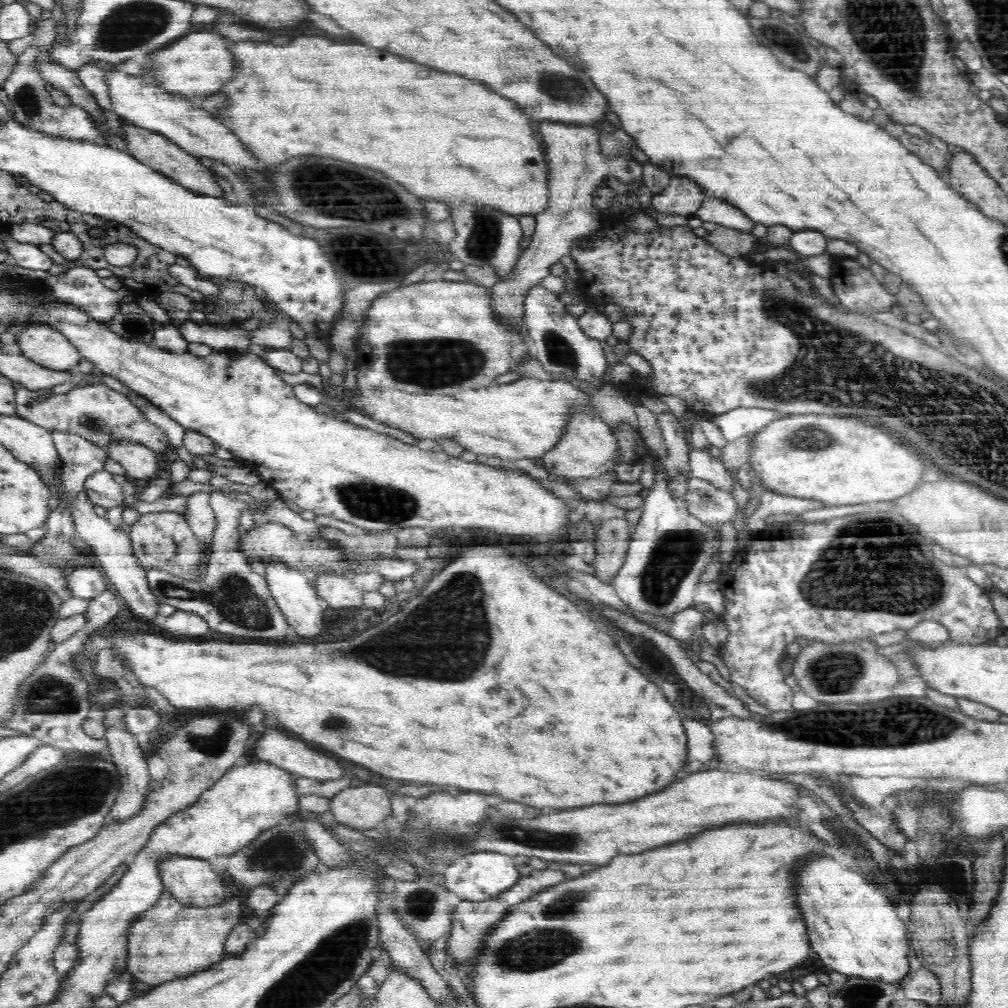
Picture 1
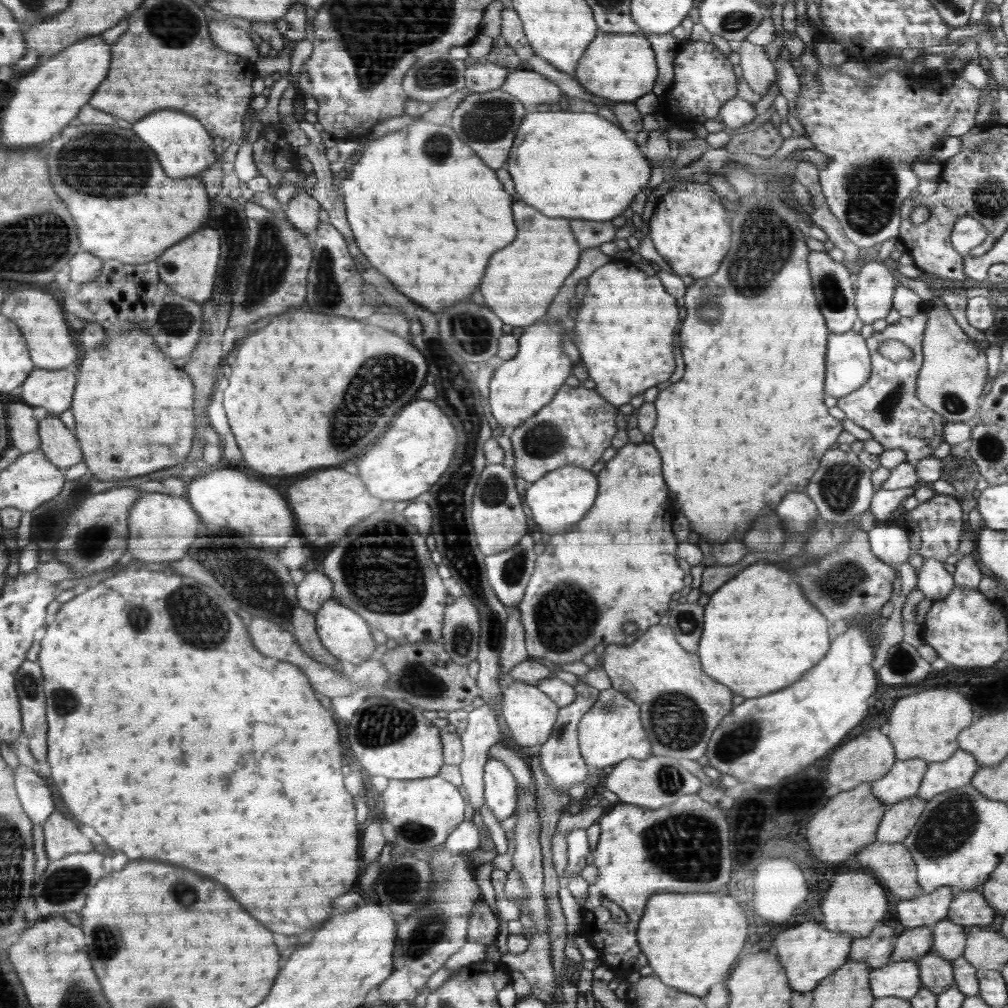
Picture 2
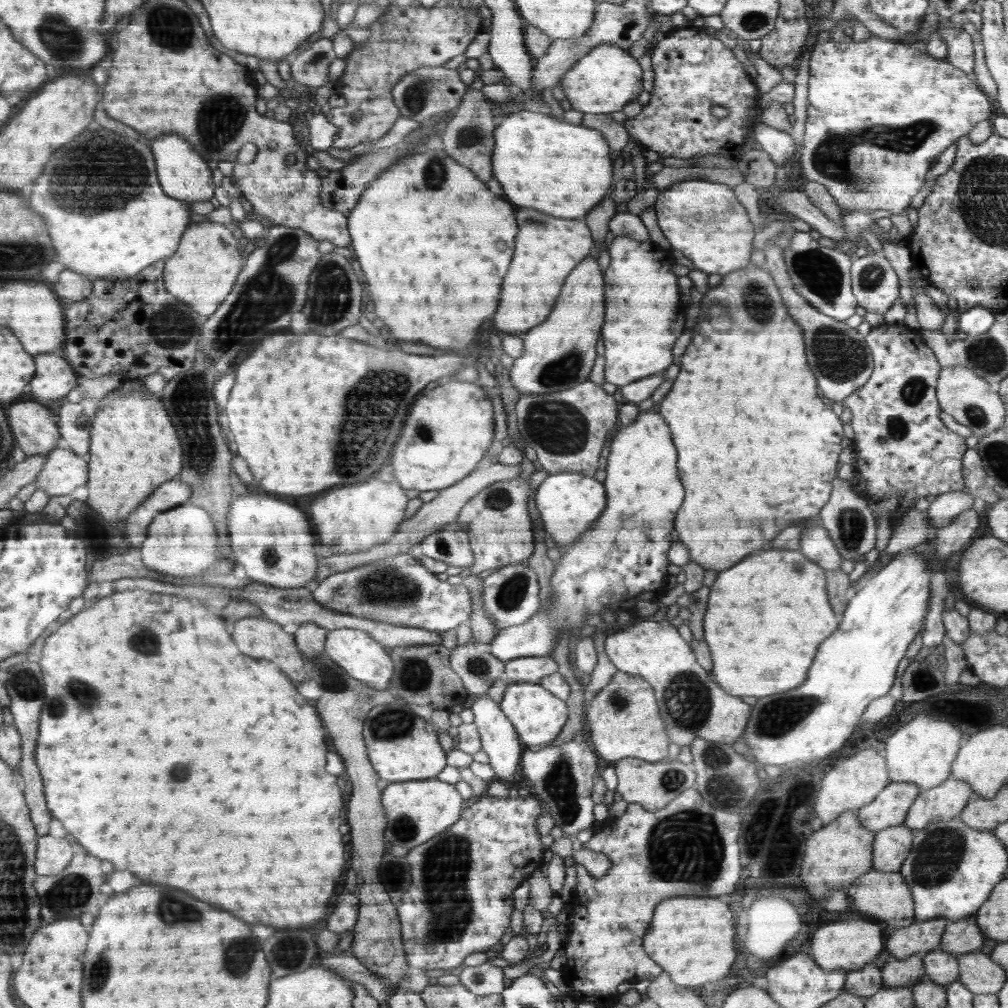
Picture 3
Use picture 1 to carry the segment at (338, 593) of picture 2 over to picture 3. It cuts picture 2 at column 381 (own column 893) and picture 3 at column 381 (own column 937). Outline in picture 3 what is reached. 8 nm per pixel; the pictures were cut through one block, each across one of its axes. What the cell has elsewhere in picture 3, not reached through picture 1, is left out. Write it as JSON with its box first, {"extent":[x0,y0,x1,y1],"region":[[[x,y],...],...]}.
{"extent":[312,551,473,633],"region":[[[416,551],[376,560],[332,574],[312,590],[314,601],[334,611],[364,617],[374,622],[443,633],[458,629],[473,614],[473,594],[463,584],[452,586],[424,570]]]}

